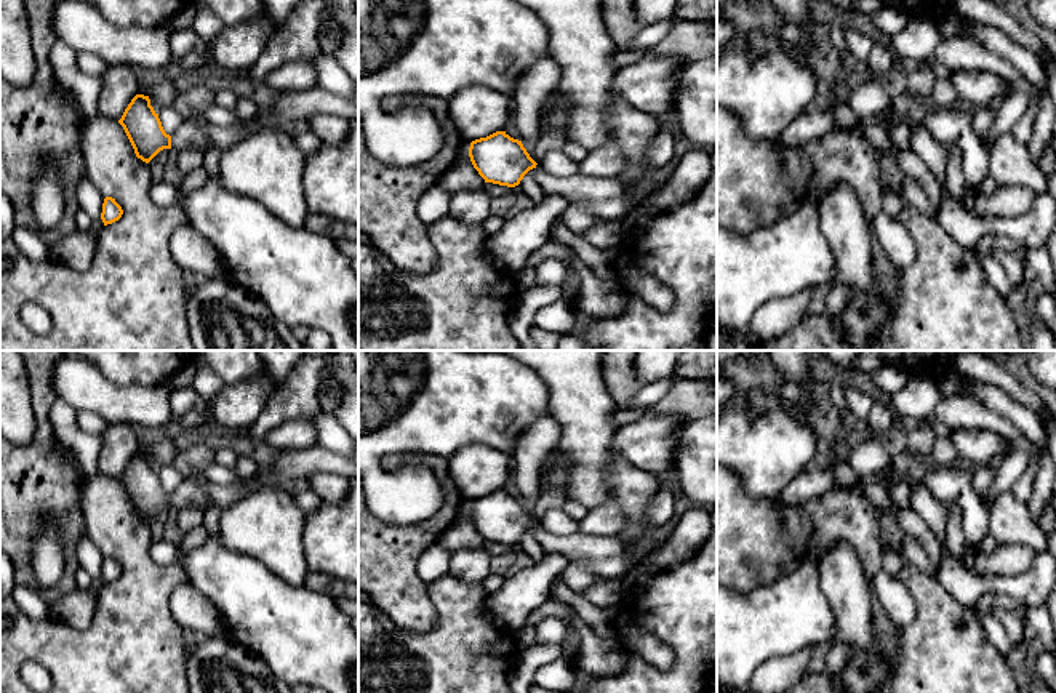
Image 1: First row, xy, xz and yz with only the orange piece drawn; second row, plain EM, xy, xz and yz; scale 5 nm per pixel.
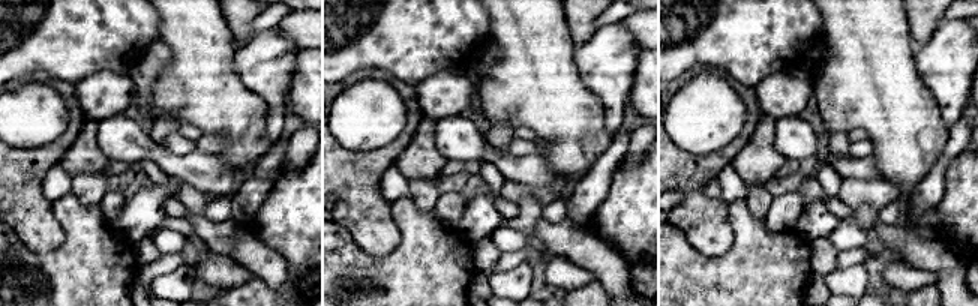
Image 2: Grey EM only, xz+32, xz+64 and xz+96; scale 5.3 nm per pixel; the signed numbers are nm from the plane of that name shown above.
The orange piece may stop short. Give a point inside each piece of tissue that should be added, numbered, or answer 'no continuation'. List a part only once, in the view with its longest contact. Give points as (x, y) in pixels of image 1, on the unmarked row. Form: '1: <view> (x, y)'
1: xy (292, 468)

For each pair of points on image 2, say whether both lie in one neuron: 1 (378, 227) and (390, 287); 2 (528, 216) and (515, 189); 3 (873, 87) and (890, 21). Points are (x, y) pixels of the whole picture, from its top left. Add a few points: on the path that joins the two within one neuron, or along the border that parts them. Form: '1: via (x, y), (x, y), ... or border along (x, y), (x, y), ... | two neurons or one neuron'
1: border along (401, 233), (381, 255), (353, 239) | two neurons
2: border along (518, 203), (525, 195), (531, 195), (542, 206) | two neurons
3: via (873, 71), (873, 38) | one neuron

